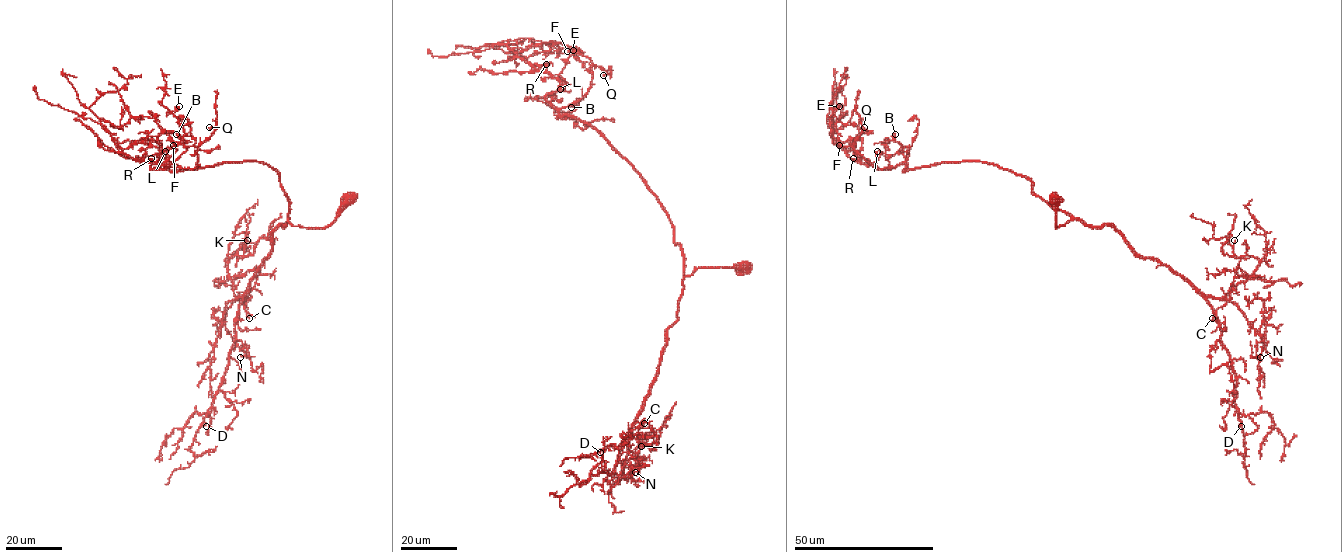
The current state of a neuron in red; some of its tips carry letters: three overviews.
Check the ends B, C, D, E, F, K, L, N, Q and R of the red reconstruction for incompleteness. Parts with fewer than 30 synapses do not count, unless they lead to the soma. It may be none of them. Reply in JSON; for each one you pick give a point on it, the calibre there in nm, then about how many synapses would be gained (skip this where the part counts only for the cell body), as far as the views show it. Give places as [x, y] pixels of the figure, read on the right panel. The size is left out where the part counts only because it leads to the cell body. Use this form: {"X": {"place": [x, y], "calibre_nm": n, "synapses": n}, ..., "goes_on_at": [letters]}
{"L": {"place": [877, 151], "calibre_nm": 320, "synapses": 60}, "R": {"place": [853, 158], "calibre_nm": 170, "synapses": 60}, "goes_on_at": ["L", "R"]}

